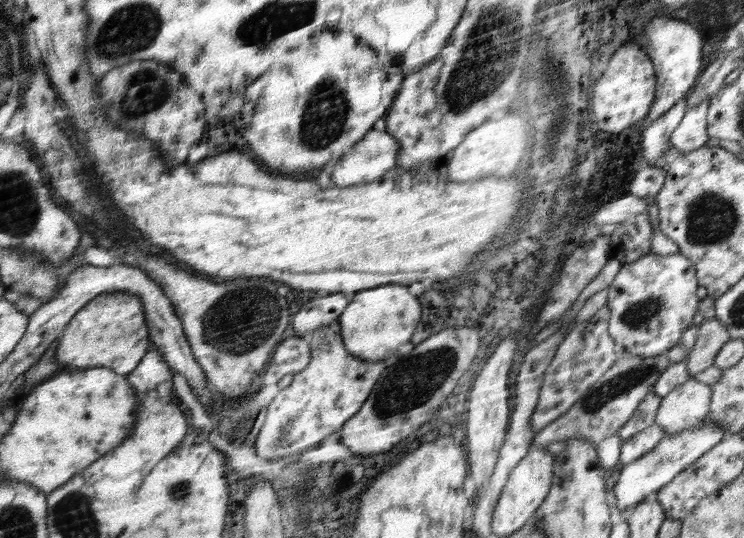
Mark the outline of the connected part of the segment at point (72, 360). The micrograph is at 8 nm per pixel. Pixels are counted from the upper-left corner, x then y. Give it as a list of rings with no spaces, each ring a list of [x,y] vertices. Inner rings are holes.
[[[103,292],[76,312],[58,338],[55,359],[60,364],[59,372],[102,367],[126,376],[134,372],[146,356],[150,346],[148,335],[146,312],[137,296],[129,292]]]

